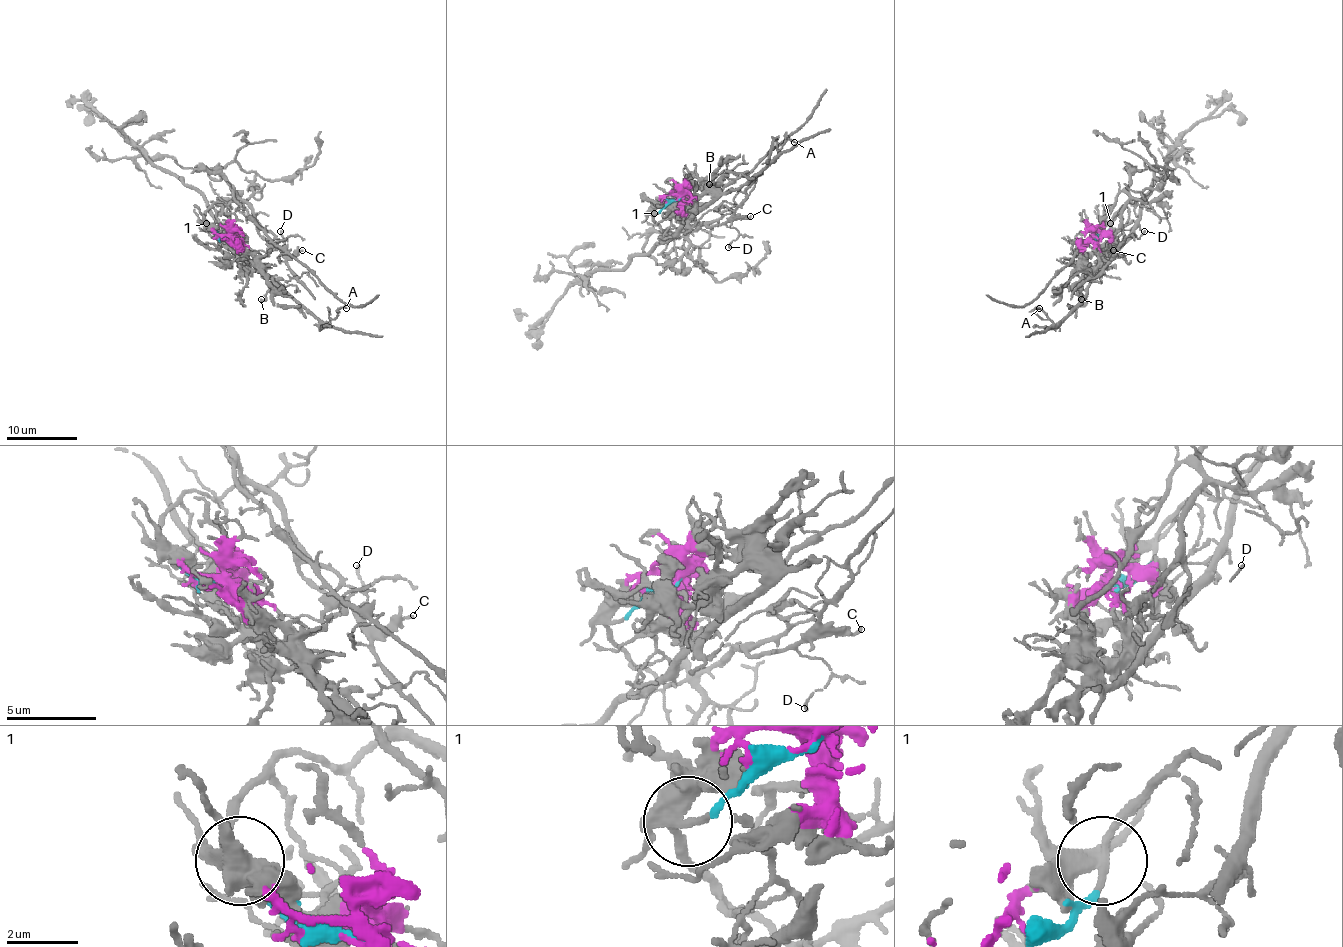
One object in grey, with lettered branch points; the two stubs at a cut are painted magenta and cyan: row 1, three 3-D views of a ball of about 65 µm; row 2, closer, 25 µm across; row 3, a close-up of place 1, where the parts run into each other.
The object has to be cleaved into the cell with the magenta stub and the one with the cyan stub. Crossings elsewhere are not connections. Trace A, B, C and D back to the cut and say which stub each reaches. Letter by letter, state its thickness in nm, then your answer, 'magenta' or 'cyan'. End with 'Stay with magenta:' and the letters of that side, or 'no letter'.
A: calibre 120 nm; magenta
B: calibre 170 nm; magenta
C: calibre 150 nm; cyan
D: calibre 120 nm; cyan
Stay with magenta: A, B

